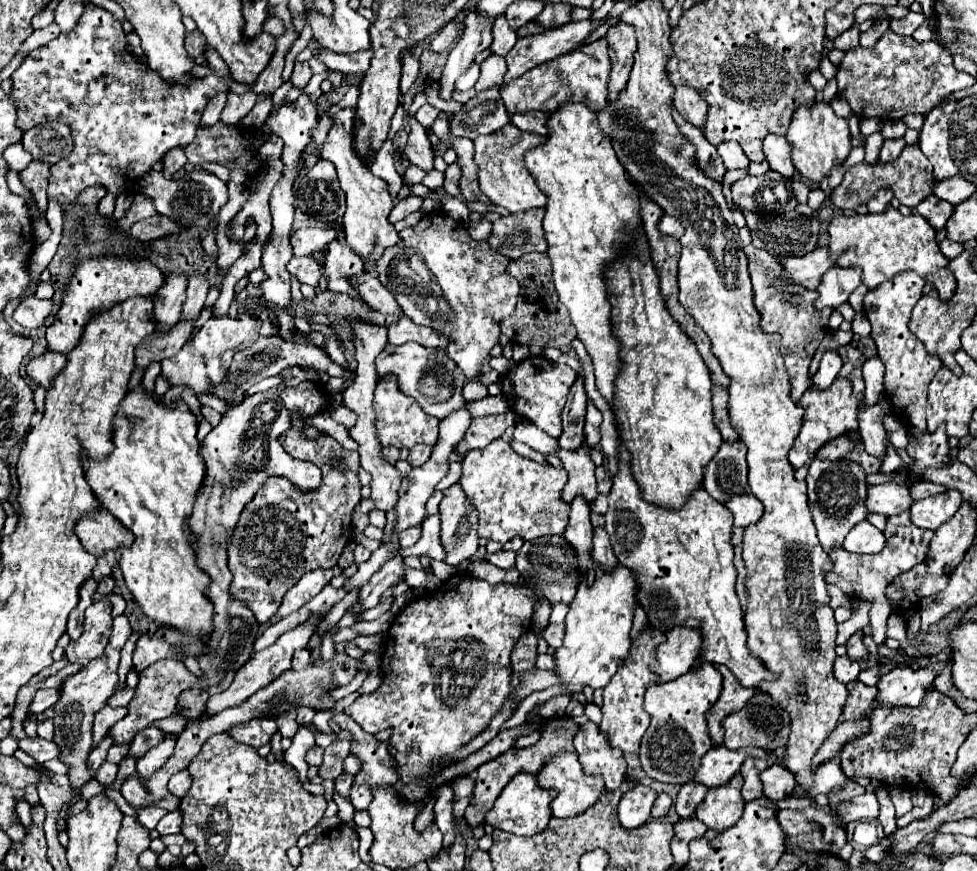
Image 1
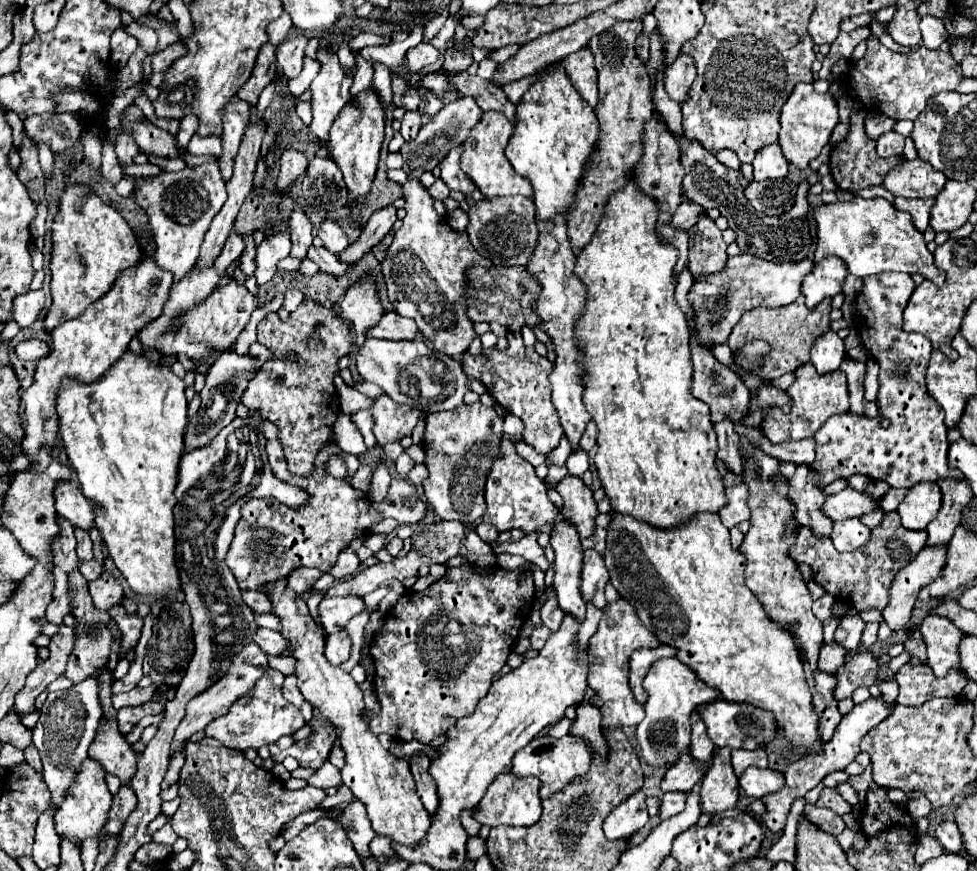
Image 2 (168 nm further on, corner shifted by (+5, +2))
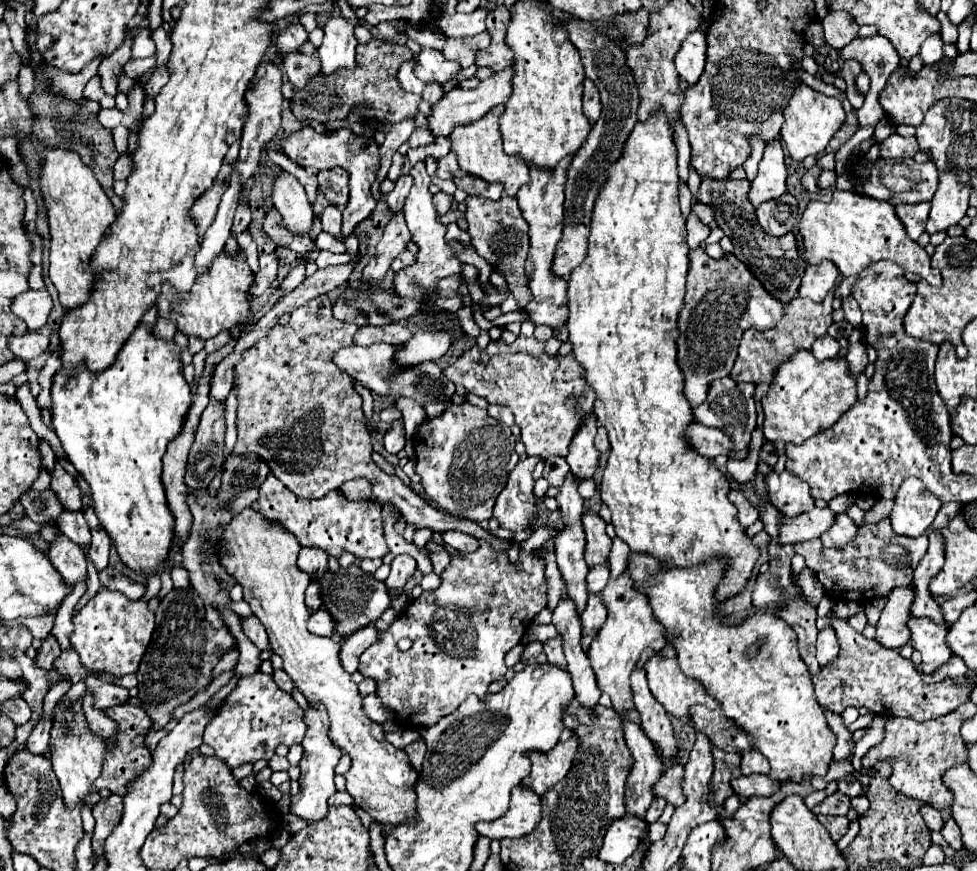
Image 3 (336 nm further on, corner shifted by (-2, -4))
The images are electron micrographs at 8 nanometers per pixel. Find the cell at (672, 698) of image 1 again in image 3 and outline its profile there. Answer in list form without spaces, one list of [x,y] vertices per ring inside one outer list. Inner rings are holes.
[[[653,655],[645,663],[645,671],[653,697],[667,709],[669,715],[681,721],[689,721],[689,707],[695,703],[719,705],[719,701],[713,699],[699,681],[687,677],[679,669],[677,659]]]

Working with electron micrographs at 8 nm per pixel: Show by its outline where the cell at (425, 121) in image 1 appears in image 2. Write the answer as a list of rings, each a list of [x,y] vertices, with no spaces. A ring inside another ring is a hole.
[[[420,81],[416,83],[416,87],[420,89],[420,93],[424,93],[424,99],[422,99],[422,105],[418,107],[418,111],[420,113],[428,113],[428,115],[436,115],[444,107],[444,103],[436,95],[432,95],[428,89],[424,89]]]

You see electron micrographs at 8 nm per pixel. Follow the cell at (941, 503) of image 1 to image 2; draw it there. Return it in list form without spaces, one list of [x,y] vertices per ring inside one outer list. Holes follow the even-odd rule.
[[[918,483],[914,485],[906,499],[898,505],[898,513],[902,519],[902,525],[906,529],[926,529],[930,521],[938,515],[938,509],[942,507],[942,491],[936,483]]]

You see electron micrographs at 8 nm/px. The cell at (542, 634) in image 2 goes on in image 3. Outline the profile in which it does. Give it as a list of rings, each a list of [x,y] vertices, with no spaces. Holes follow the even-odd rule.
[[[531,641],[523,653],[521,653],[521,661],[525,665],[533,665],[533,663],[545,663],[545,653],[543,653],[543,645],[539,641]]]

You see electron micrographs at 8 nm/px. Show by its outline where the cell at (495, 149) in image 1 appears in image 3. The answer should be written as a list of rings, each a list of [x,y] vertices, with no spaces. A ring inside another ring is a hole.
[[[497,105],[489,113],[485,113],[481,119],[477,119],[475,123],[457,125],[449,137],[451,137],[453,151],[457,153],[457,159],[459,159],[459,165],[463,171],[477,175],[485,181],[499,181],[505,185],[505,193],[515,197],[519,187],[529,183],[529,167],[527,167],[527,163],[521,163],[521,159],[513,159],[511,155],[505,155],[505,151],[503,151],[501,133],[499,133],[499,125],[497,125],[497,119],[503,113],[503,109],[505,109],[503,105]]]

